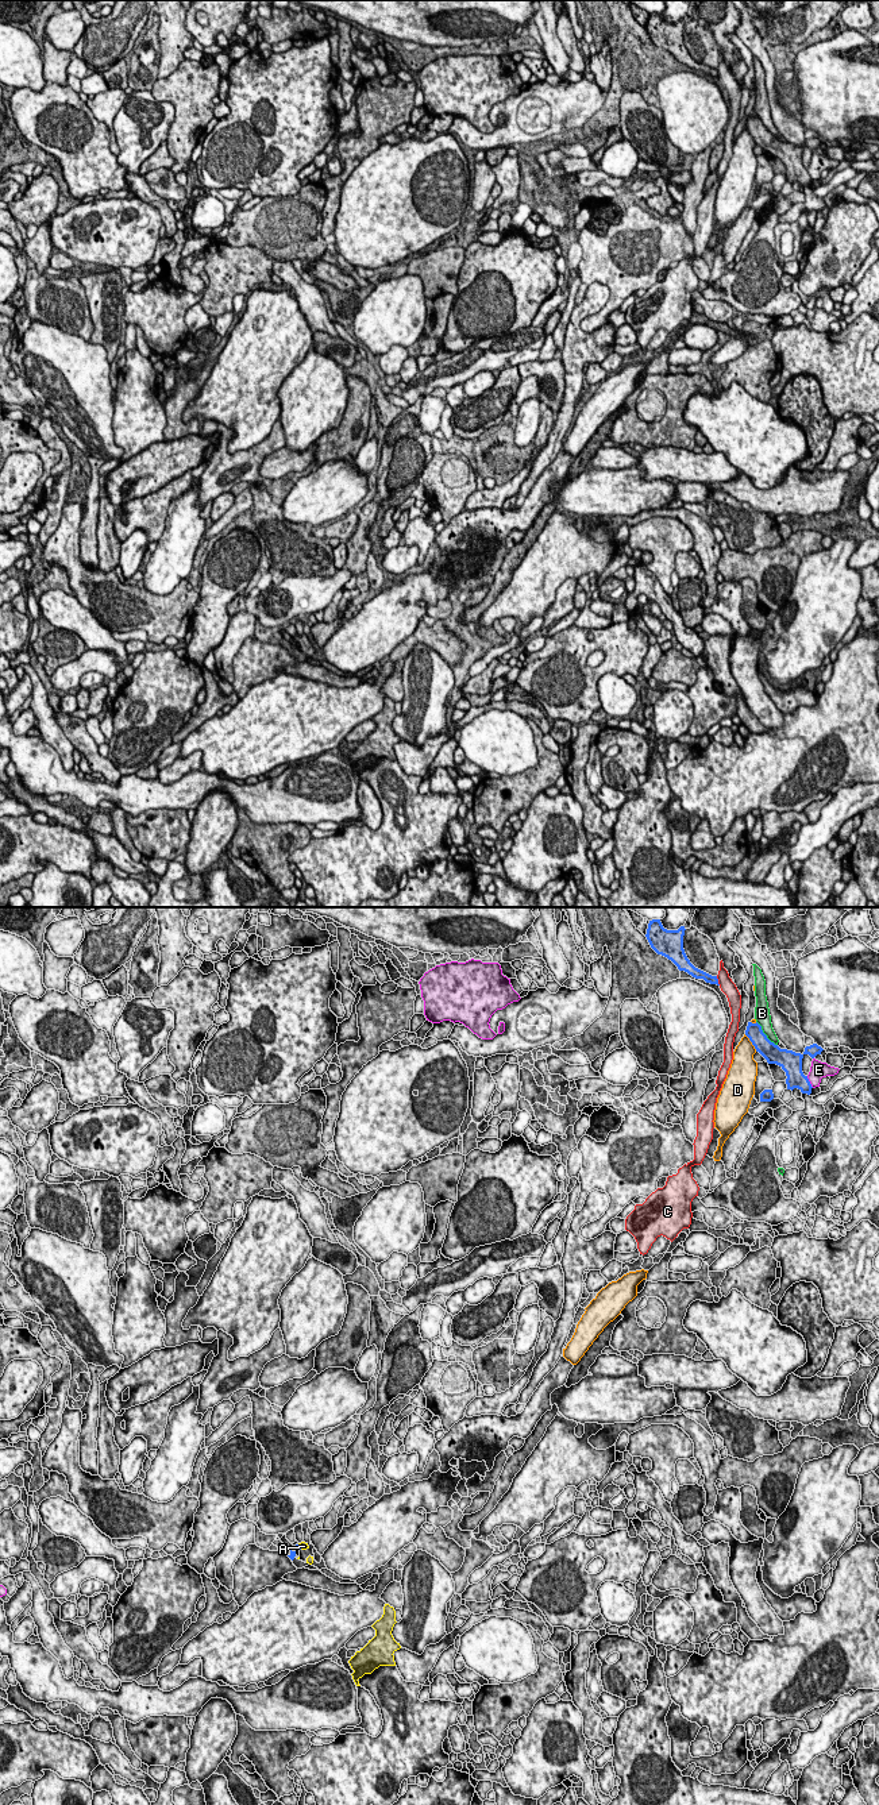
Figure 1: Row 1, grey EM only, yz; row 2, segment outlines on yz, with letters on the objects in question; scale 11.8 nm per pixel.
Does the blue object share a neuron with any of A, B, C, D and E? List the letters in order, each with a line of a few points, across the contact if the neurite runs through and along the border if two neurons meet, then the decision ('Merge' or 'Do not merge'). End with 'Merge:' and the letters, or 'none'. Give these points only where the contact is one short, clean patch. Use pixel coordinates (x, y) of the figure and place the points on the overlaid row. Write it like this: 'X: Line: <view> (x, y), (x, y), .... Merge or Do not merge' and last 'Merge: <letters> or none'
A: Line: yz (297, 1546), (300, 1546), (304, 1546). Merge
B: Do not merge
C: Do not merge
D: Line: yz (744, 1034), (756, 1051). Do not merge
E: Do not merge
Merge: A

